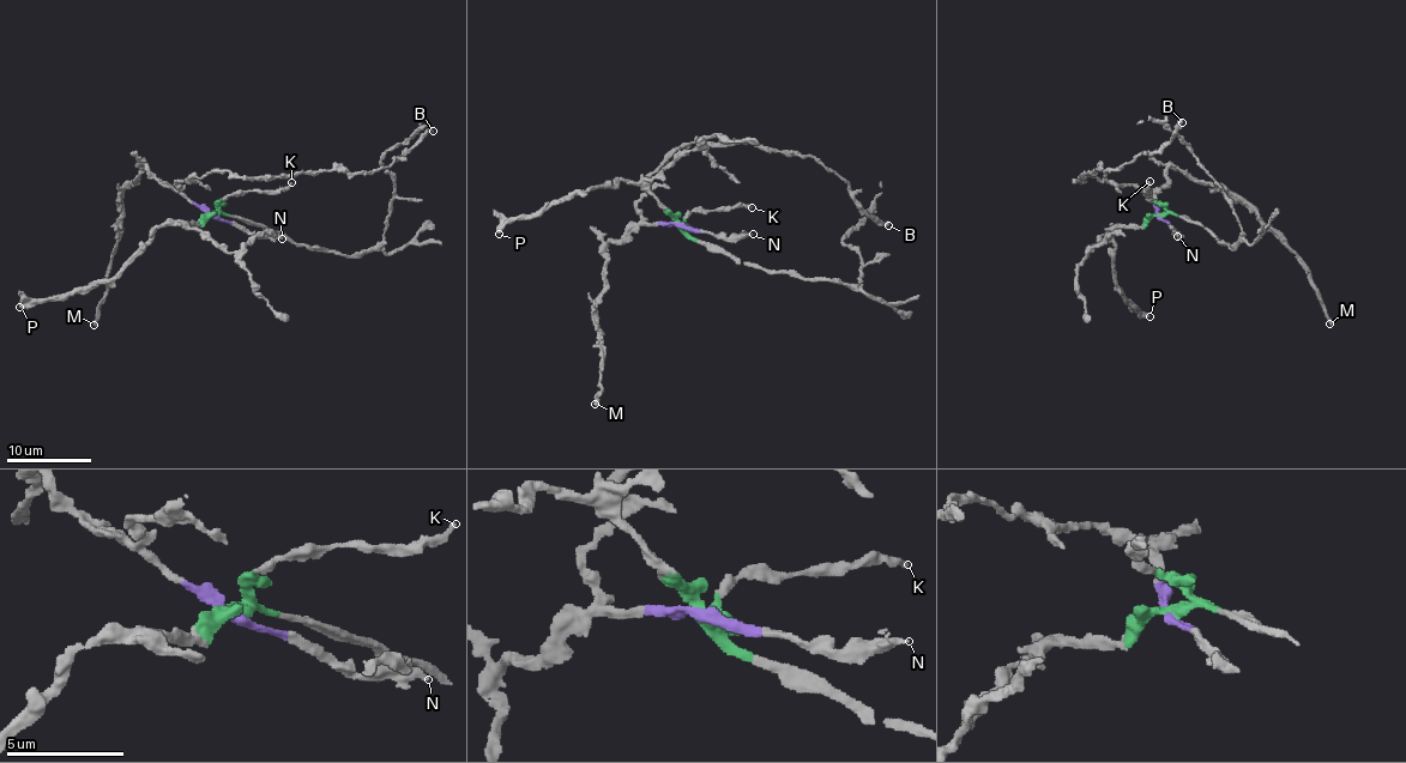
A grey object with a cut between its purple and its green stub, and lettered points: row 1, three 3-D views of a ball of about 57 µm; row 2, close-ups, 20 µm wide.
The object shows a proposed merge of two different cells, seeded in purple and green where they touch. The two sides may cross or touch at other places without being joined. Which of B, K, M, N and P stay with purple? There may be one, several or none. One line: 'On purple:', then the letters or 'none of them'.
On purple: B, M, N

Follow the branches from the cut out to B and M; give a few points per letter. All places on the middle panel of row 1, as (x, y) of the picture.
B: (679, 225), (647, 224), (638, 206), (646, 181), (692, 143), (762, 144), (813, 155), (888, 226)
M: (679, 225), (639, 224), (620, 240), (607, 244), (605, 288), (597, 313), (602, 388), (595, 397), (596, 404)

